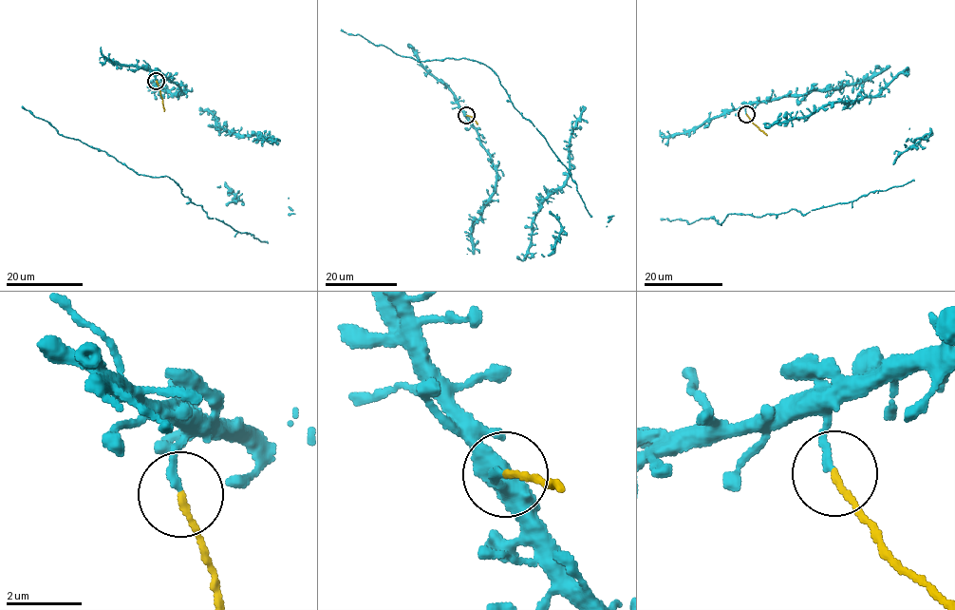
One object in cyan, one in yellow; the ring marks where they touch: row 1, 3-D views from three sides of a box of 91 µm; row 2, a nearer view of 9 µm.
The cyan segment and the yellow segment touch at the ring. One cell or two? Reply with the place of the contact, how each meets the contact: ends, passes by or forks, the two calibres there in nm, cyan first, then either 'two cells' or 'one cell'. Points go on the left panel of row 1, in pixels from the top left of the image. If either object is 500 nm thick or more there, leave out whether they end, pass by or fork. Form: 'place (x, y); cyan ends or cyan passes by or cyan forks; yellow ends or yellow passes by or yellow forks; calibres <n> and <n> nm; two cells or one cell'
place (156, 81); cyan ends; yellow ends; calibres 180 and 160 nm; two cells

